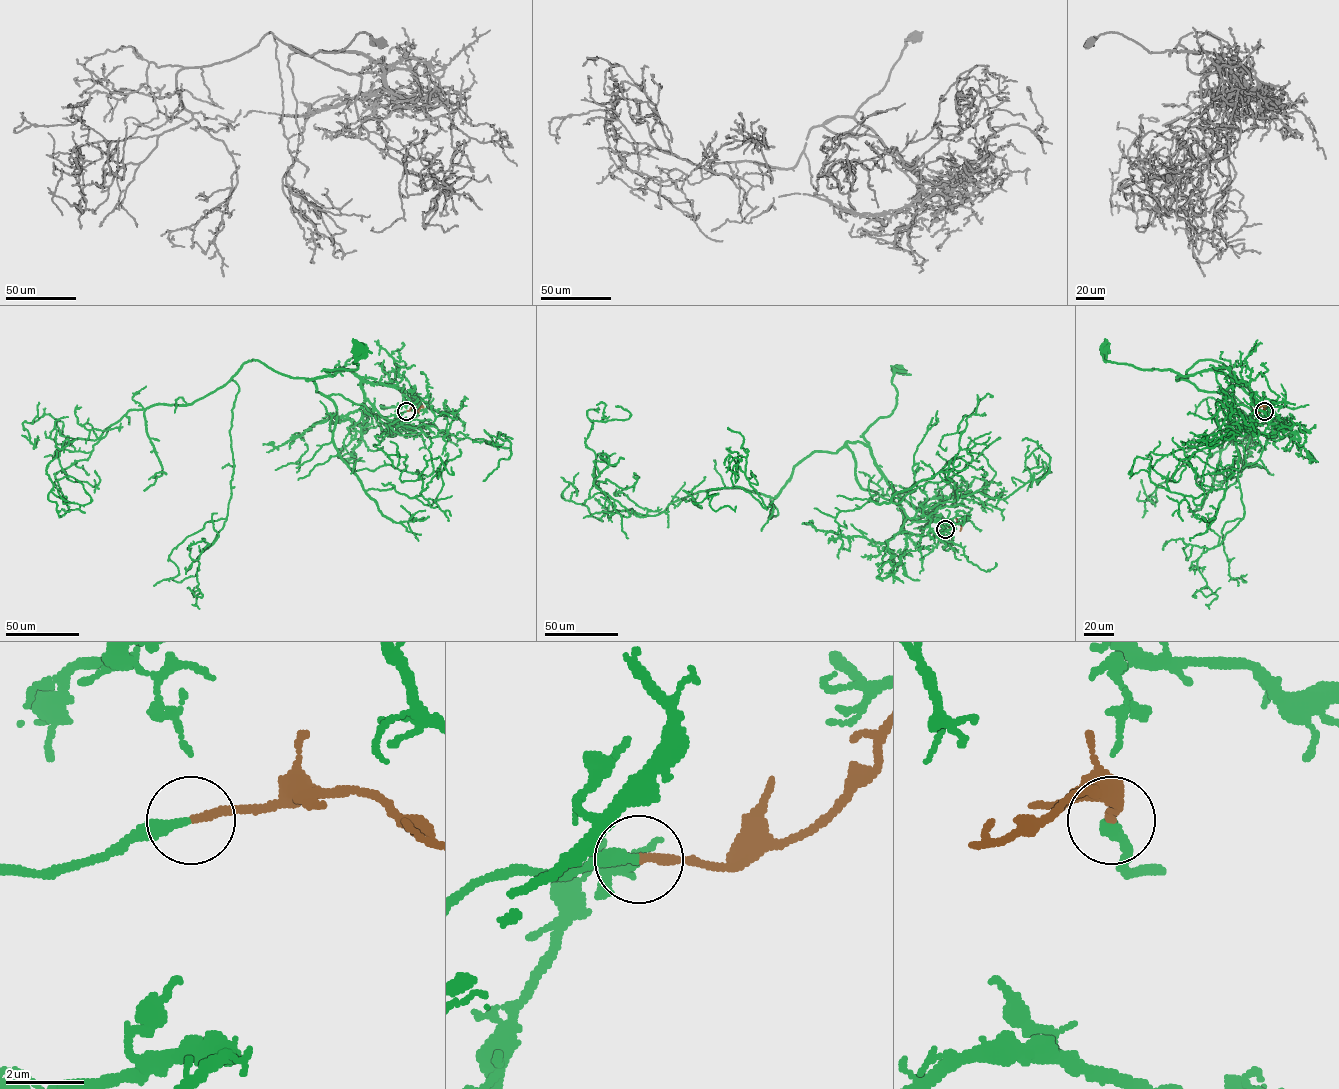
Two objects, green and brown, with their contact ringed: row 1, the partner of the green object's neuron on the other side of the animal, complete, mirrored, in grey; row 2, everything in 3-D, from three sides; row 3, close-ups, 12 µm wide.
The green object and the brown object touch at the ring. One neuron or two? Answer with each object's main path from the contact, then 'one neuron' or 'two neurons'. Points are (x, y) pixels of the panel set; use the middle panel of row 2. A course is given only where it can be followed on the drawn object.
green via (945, 530), (902, 530), (903, 509), (856, 479), (846, 443), (868, 444), (863, 433), (892, 413), (899, 370) | brown via (945, 530), (951, 529), (956, 518), (961, 524), (960, 531) | one neuron

